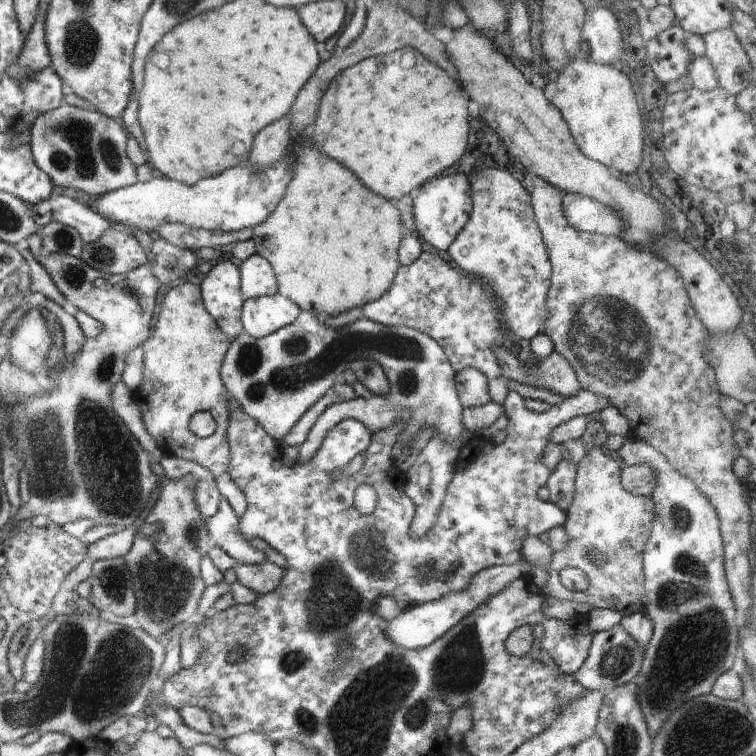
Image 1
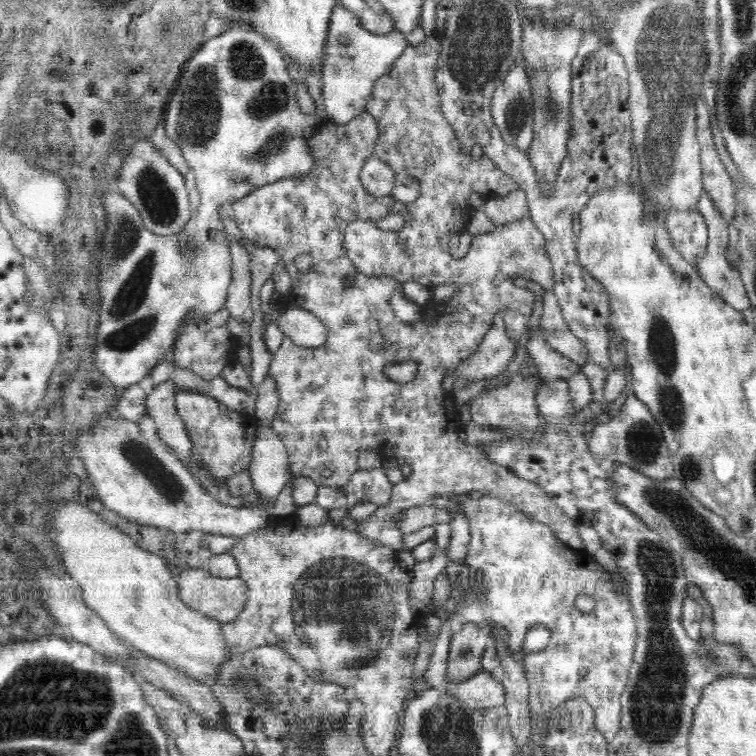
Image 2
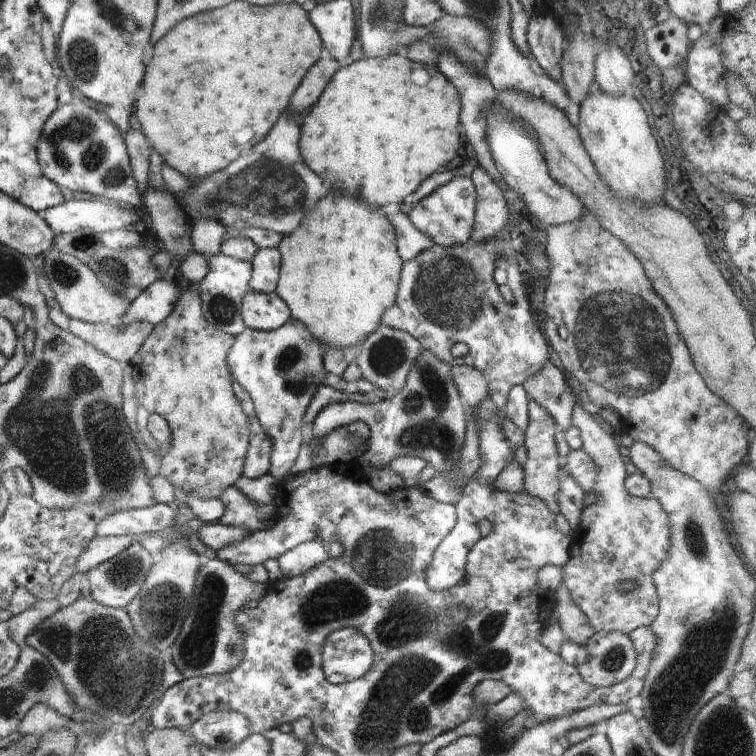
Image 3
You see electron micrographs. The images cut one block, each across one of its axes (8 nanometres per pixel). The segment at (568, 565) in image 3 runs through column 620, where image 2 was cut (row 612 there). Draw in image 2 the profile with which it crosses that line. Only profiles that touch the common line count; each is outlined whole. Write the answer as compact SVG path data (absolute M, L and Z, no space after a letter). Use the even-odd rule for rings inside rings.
M450 495L448 498L452 502L457 502L464 507L464 519L468 522L468 528L470 529L470 541L468 542L468 552L466 552L466 558L463 561L470 569L469 576L469 588L463 588L462 597L459 600L459 604L454 614L450 616L445 616L443 613L443 618L447 621L454 632L458 632L463 623L476 623L478 625L484 626L486 621L494 621L506 629L508 632L508 644L509 650L512 653L520 653L523 648L522 644L524 642L524 636L526 632L537 625L546 626L550 630L550 644L543 652L532 652L531 654L523 654L523 667L529 682L529 706L531 712L531 735L528 739L528 746L532 749L540 748L542 744L546 745L546 736L548 734L548 718L550 718L550 711L556 710L556 706L564 704L566 700L570 698L585 698L586 702L590 704L595 712L595 725L596 728L605 735L605 739L609 742L614 740L616 733L620 730L620 719L621 719L621 700L620 695L626 686L629 679L629 672L633 662L633 655L635 652L635 642L636 642L636 619L632 614L632 609L630 606L630 599L627 597L624 591L621 591L621 584L616 582L612 572L608 571L606 568L602 568L600 564L593 559L594 555L591 551L582 549L576 549L564 544L558 538L555 537L554 531L545 524L538 522L537 520L532 520L524 516L522 513L516 511L513 505L510 505L508 501L496 499L493 496L482 497L479 500L471 500L467 495ZM580 594L588 594L592 596L595 600L595 607L590 613L582 613L574 605L574 600L576 596Z

